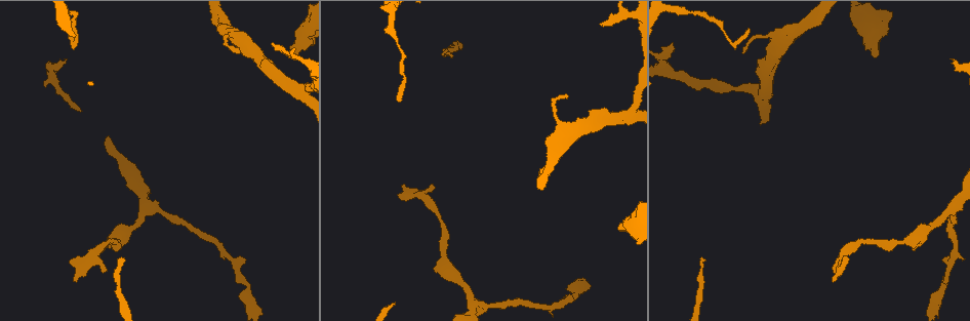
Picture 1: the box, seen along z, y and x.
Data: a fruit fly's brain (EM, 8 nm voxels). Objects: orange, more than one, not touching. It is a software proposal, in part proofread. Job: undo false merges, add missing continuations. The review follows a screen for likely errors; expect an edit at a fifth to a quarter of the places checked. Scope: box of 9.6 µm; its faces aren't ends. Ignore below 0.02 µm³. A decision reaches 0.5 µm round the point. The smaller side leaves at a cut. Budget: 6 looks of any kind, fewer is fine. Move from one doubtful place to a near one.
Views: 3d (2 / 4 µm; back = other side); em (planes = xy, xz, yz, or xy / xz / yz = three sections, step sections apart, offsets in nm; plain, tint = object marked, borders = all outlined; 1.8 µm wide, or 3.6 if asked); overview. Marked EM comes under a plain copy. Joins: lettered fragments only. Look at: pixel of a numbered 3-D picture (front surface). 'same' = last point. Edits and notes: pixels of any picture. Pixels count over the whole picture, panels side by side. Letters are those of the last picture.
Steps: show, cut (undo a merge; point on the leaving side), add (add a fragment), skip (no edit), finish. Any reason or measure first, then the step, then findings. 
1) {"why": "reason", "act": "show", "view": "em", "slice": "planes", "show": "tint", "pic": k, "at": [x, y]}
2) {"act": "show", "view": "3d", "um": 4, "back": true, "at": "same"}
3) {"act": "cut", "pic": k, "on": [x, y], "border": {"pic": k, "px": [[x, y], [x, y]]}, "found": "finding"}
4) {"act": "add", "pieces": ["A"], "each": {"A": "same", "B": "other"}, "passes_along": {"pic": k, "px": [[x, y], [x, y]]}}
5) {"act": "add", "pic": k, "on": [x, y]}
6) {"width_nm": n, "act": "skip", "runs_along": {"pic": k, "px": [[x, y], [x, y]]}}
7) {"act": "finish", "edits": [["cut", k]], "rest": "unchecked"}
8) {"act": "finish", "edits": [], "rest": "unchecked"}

{"why": "branch stops here", "act": "show", "view": "em", "slice": "yz", "step": 16, "show": "borders", "pic": 1, "at": [622, 228]}

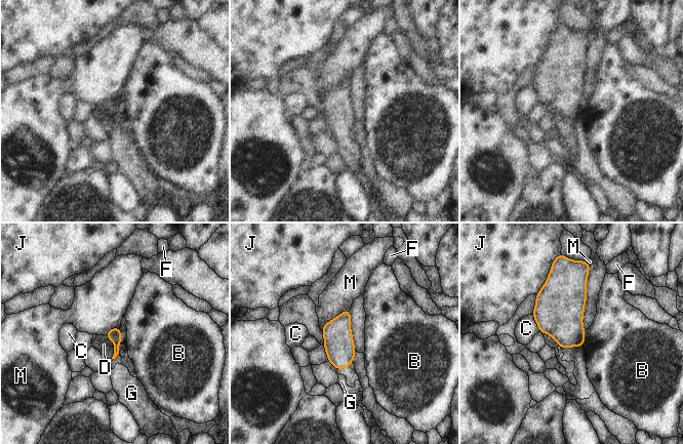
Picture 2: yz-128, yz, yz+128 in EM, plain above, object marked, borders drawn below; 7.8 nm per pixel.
{"why": "another direction", "act": "show", "view": "em", "slice": "planes", "show": "borders", "at": "same"}

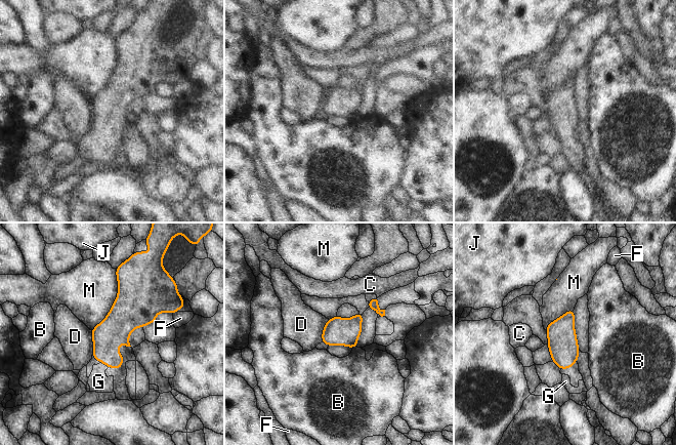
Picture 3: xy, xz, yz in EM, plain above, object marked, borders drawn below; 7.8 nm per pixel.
{"width_nm": 220, "act": "add", "pieces": ["G"], "each": {"B": "other", "C": "other", "D": "other", "F": "other", "G": "same", "J": "other", "M": "other"}, "passes_along": {"pic": 3, "px": [[111, 332], [104, 363], [98, 381]]}, "found": "it goes on there"}

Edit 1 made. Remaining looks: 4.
{"why": "thin end", "act": "show", "view": "em", "slice": "xz", "step": 8, "show": "tint", "pic": 1, "at": [672, 44]}

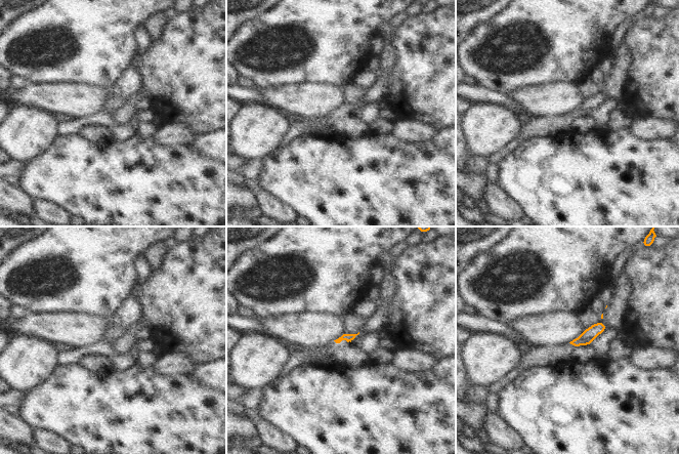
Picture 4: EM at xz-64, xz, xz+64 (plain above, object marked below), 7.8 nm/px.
{"why": "another direction", "act": "show", "view": "em", "slice": "planes", "show": "borders", "at": "same"}

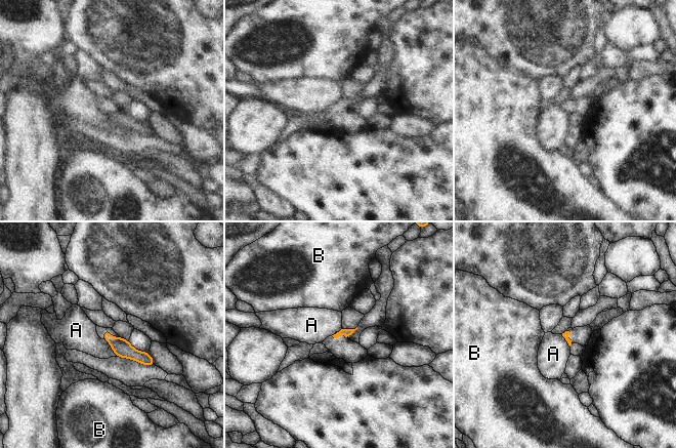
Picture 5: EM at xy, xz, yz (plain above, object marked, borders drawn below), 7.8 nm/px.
{"act": "skip", "each": {"A": "other", "B": "other"}, "border": {"pic": 5, "px": [[103, 339], [118, 356]]}, "found": "no lettered fragment goes on from it"}

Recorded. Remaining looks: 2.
{"act": "finish", "edits": [["add", 3]], "rest": "unchecked"}

